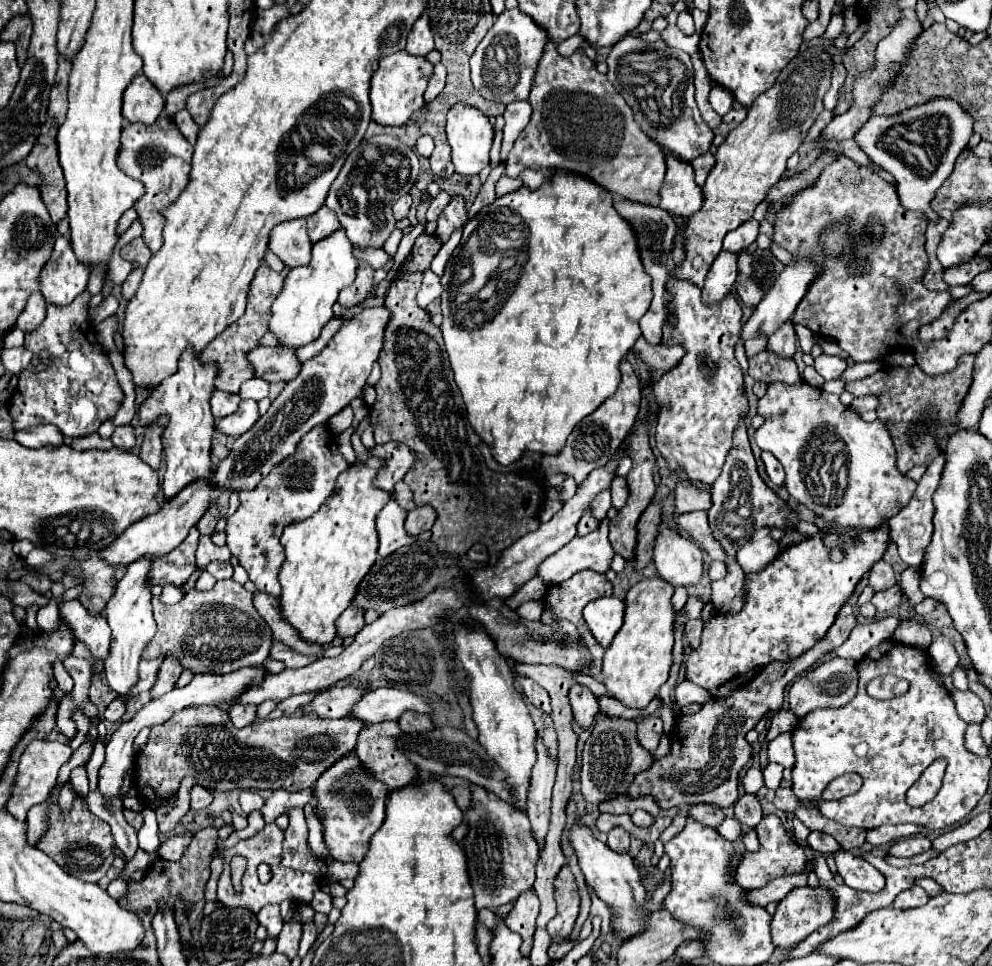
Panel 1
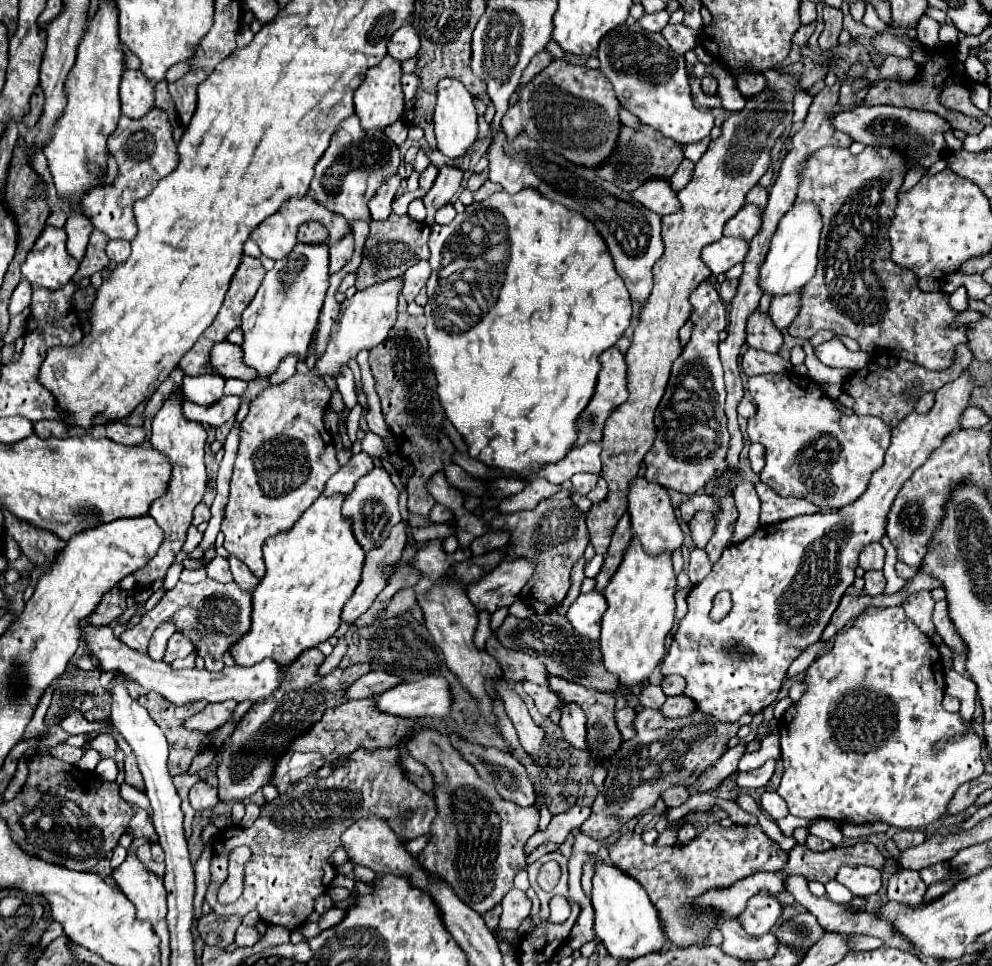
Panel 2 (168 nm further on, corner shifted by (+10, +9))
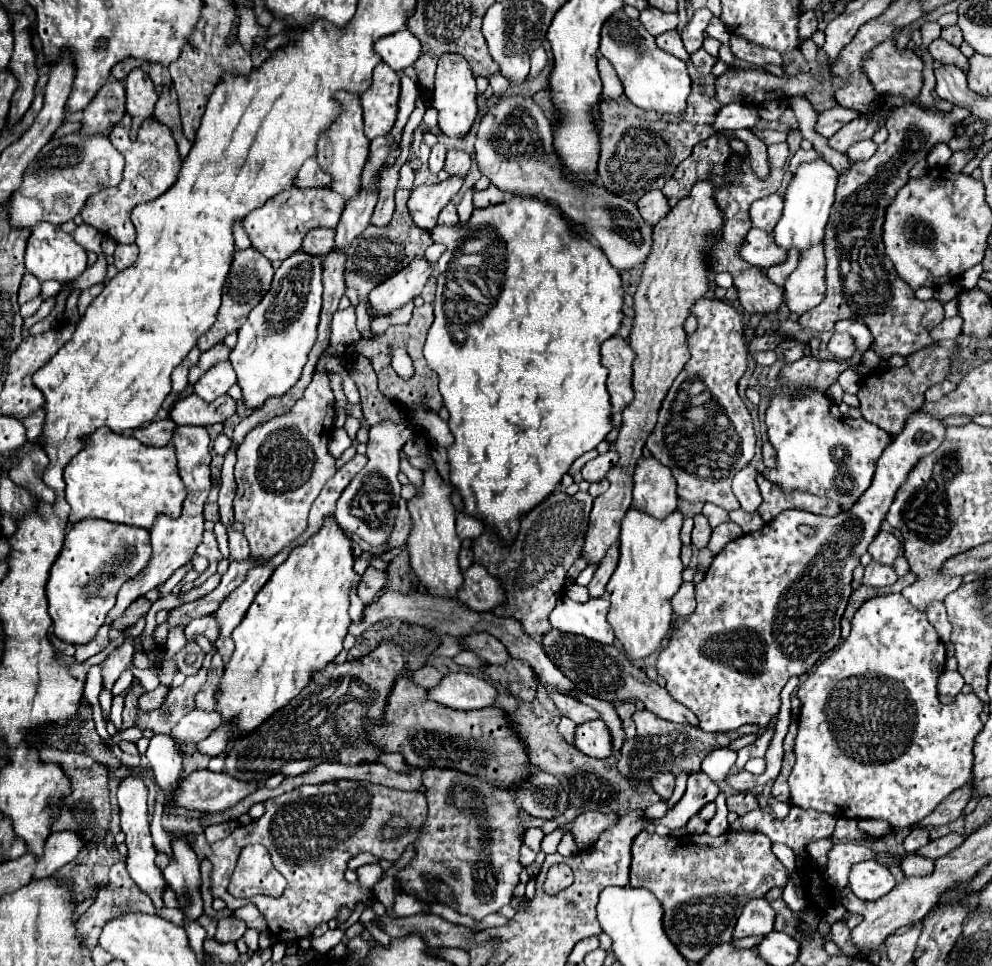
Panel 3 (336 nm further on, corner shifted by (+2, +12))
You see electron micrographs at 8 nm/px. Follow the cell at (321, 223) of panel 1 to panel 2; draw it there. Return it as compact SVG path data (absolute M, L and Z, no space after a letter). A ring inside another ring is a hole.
M310 221L310 223L304 223L304 225L298 229L298 241L300 241L300 243L308 243L308 245L326 243L326 241L328 241L328 233L326 233L326 229L324 229L320 223Z

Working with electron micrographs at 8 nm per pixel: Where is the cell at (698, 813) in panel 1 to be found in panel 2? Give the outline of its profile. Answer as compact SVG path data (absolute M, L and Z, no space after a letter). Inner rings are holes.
M672 787L672 789L666 789L666 793L662 793L662 801L666 803L666 807L678 807L682 805L686 799L688 799L688 791L686 787Z

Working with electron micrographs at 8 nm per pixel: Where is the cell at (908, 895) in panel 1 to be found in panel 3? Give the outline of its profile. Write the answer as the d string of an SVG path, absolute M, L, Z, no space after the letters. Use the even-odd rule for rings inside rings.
M908 854L908 858L902 860L902 872L906 878L930 876L934 872L934 862L930 862L928 858L922 858L922 856Z

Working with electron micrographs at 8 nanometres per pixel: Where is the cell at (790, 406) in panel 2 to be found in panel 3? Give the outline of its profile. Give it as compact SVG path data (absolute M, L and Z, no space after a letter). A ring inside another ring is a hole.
M804 390L802 394L772 394L770 406L766 410L766 426L768 426L768 440L774 446L778 460L774 468L766 468L762 476L782 490L804 490L814 496L828 496L830 500L838 502L844 510L848 510L870 486L872 476L876 472L876 462L892 442L892 436L874 426L872 422L860 418L846 418L840 414L838 404L832 402L820 390Z

